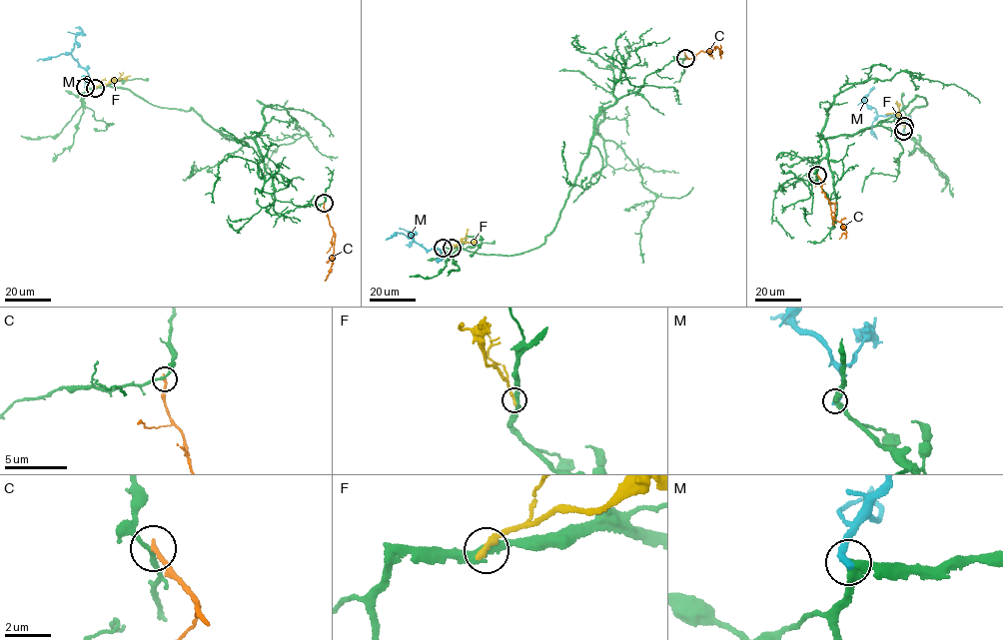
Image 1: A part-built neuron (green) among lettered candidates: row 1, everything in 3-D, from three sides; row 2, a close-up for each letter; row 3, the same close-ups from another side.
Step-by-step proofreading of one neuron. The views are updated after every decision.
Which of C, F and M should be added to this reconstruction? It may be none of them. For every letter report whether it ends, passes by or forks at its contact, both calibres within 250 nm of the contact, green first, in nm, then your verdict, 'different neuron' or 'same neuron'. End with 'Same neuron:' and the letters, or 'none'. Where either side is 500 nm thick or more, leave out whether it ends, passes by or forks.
C: it ends | 180/240 nm | different neuron
F: it ends | 380/280 nm | different neuron
M: it ends | 360/340 nm | different neuron
Same neuron: none

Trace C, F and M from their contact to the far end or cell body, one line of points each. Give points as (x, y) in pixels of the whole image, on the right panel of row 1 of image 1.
C: (817, 175), (823, 184), (821, 192), (828, 199), (832, 217), (846, 232), (839, 239)
F: (904, 126), (898, 119), (899, 106), (896, 101)
M: (903, 131), (900, 120), (878, 115), (867, 105), (866, 96), (871, 90)

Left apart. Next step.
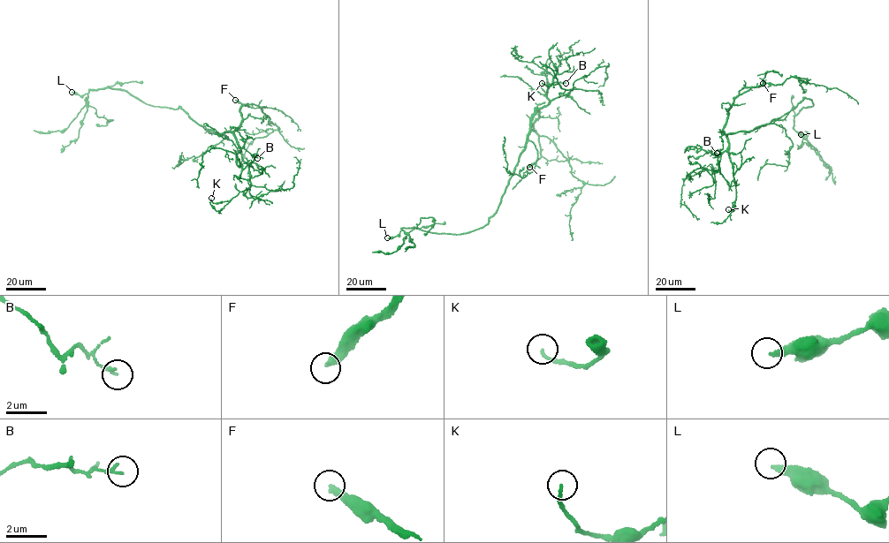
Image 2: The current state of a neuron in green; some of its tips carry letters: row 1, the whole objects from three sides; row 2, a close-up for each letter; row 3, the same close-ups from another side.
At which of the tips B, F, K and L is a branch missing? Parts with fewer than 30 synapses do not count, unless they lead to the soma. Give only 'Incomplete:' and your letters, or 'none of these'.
Incomplete: F

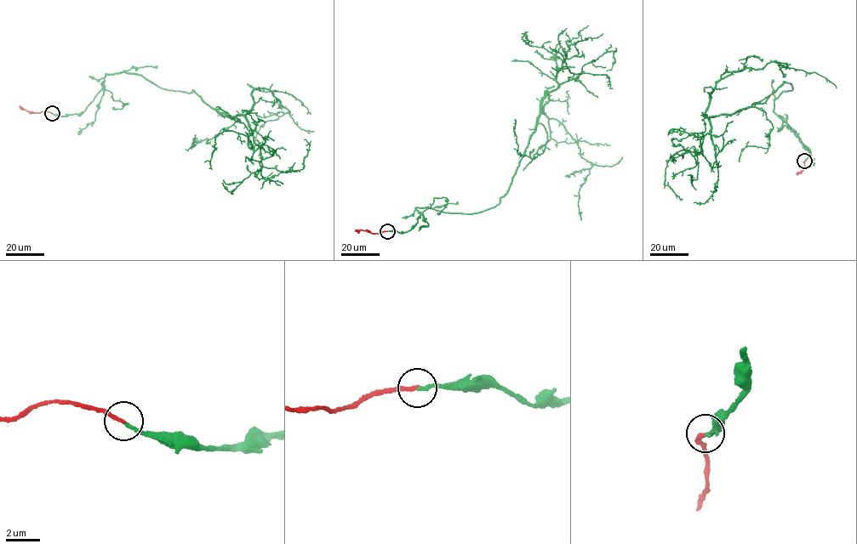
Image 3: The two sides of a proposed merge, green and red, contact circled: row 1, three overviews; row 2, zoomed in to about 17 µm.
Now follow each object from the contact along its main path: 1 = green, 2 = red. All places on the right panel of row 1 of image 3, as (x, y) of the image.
1: (804, 161), (808, 149), (773, 110), (791, 83), (710, 117), (711, 93), (724, 73), (774, 61), (836, 87)
2: (804, 161), (803, 169), (796, 173)

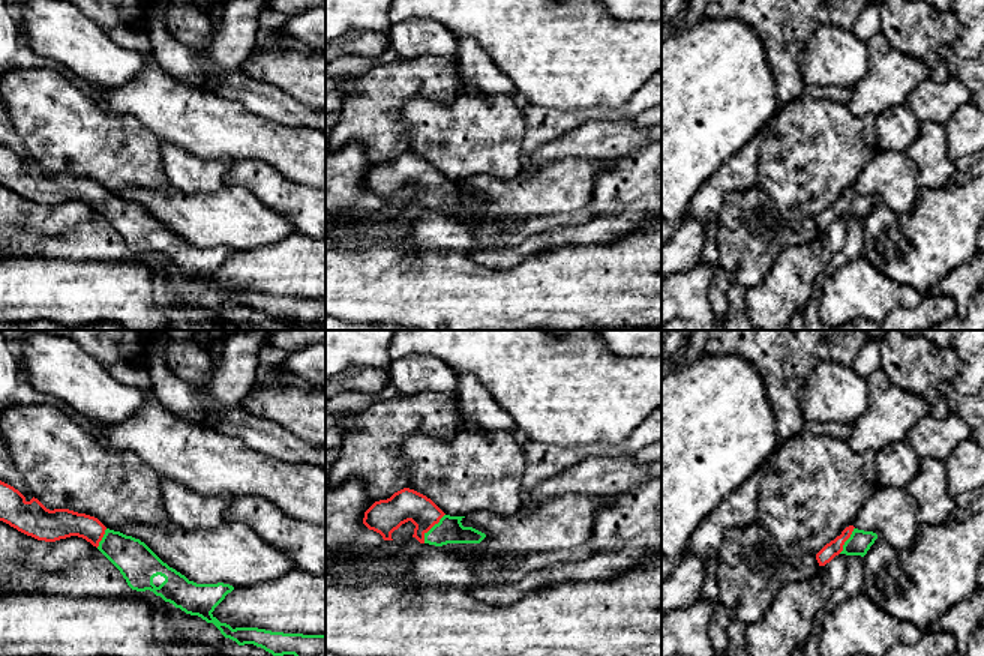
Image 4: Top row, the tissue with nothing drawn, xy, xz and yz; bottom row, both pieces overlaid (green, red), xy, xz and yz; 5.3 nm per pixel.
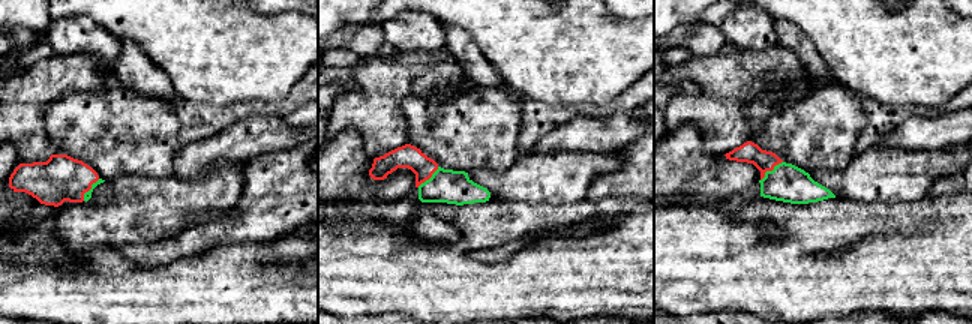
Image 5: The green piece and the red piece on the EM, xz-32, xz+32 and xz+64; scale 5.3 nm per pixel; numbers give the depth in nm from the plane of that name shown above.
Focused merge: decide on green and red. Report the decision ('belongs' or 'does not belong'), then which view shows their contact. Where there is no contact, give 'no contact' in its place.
belongs; meets green in xz

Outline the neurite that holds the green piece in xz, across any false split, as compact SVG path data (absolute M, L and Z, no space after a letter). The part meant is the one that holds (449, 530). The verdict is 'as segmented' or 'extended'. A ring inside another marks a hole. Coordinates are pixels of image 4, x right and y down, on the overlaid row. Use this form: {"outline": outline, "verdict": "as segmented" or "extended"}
{"outline": "M404 488L387 500L375 501L364 512L363 524L380 533L384 540L393 540L392 533L411 521L416 525L412 537L420 543L435 546L480 543L486 534L472 527L464 527L460 522L464 518L446 515L426 495Z", "verdict": "extended"}

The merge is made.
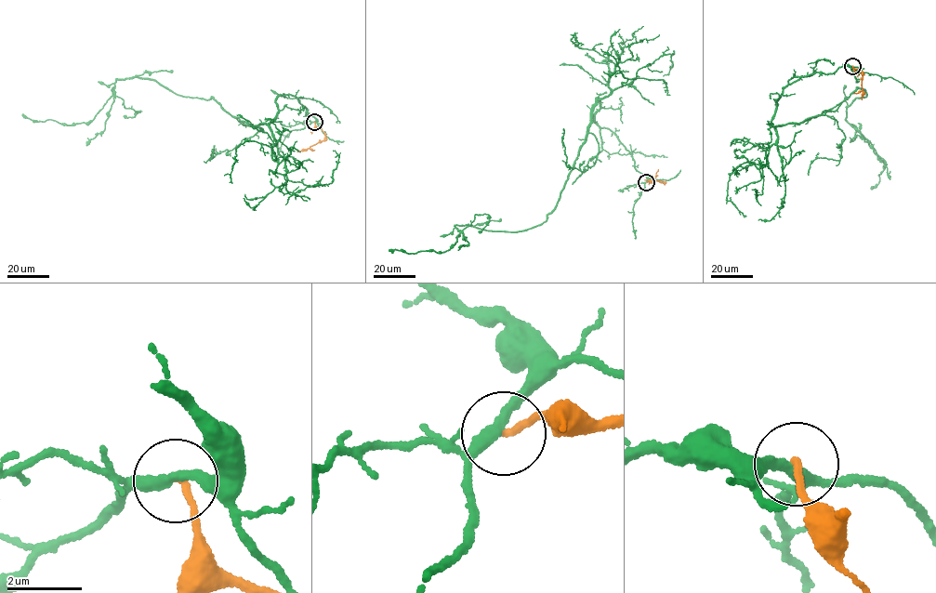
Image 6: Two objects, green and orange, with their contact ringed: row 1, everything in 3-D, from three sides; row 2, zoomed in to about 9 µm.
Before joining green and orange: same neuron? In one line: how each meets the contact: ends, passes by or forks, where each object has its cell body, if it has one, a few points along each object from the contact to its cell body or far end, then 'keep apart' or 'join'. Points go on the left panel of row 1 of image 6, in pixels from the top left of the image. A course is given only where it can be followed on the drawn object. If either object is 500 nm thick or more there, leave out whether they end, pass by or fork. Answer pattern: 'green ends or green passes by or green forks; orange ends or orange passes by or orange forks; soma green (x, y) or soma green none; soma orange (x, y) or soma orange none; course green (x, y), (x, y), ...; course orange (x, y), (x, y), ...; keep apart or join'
green passes by; orange ends; soma green none; soma orange none; course green (313, 122), (293, 95), (256, 126), (212, 97), (132, 76), (117, 80), (90, 122), (21, 114); course orange (313, 122), (323, 131), (325, 138), (297, 151); keep apart

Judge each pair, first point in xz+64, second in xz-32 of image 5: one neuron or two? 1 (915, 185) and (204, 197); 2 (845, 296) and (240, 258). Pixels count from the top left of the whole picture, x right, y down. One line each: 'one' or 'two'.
1: one
2: one

